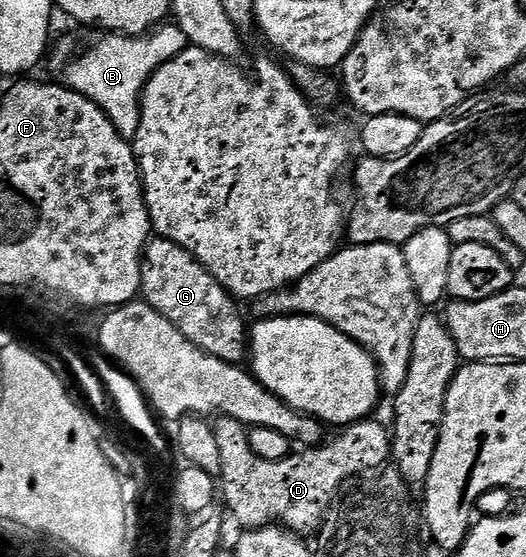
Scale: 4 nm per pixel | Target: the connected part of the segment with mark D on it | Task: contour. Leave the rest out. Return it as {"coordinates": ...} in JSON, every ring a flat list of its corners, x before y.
{"coordinates":[[217,416,212,421,213,433,215,434,215,446,219,446,219,466,221,474,219,477,219,492,225,495,225,504,229,512,242,525,245,530,255,528,268,528,273,525,288,528,294,534,306,534,313,532,325,520,325,511,333,504,337,491,341,488,344,480,352,476,361,476,372,468,380,469,388,465,391,460,391,432,377,421,377,418,366,418,358,423,350,424,344,429,342,436,337,436,333,441,322,443,320,446,301,450,298,456,289,456,276,464,273,460,264,460,259,453,253,449,249,441,246,425,240,424,230,416]]}

